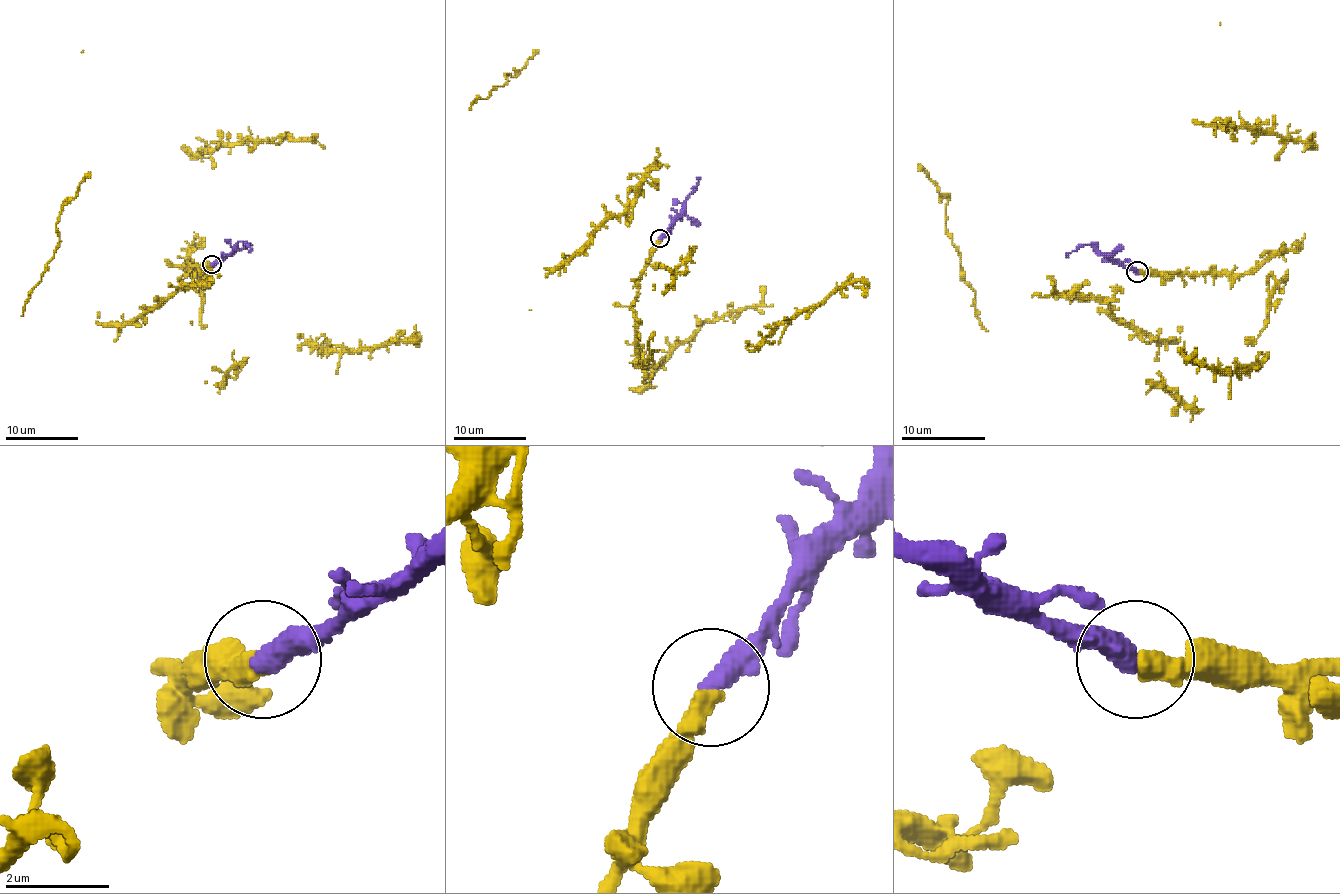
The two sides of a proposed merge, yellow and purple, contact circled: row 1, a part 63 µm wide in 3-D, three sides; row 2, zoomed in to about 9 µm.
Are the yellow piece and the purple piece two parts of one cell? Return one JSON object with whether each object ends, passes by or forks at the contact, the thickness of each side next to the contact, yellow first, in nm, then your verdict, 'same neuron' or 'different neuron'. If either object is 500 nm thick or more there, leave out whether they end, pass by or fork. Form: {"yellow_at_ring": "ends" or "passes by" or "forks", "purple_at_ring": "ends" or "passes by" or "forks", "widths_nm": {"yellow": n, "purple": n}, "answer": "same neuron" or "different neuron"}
{"yellow_at_ring": "ends", "purple_at_ring": "ends", "widths_nm": {"yellow": 440, "purple": 440}, "answer": "same neuron"}

